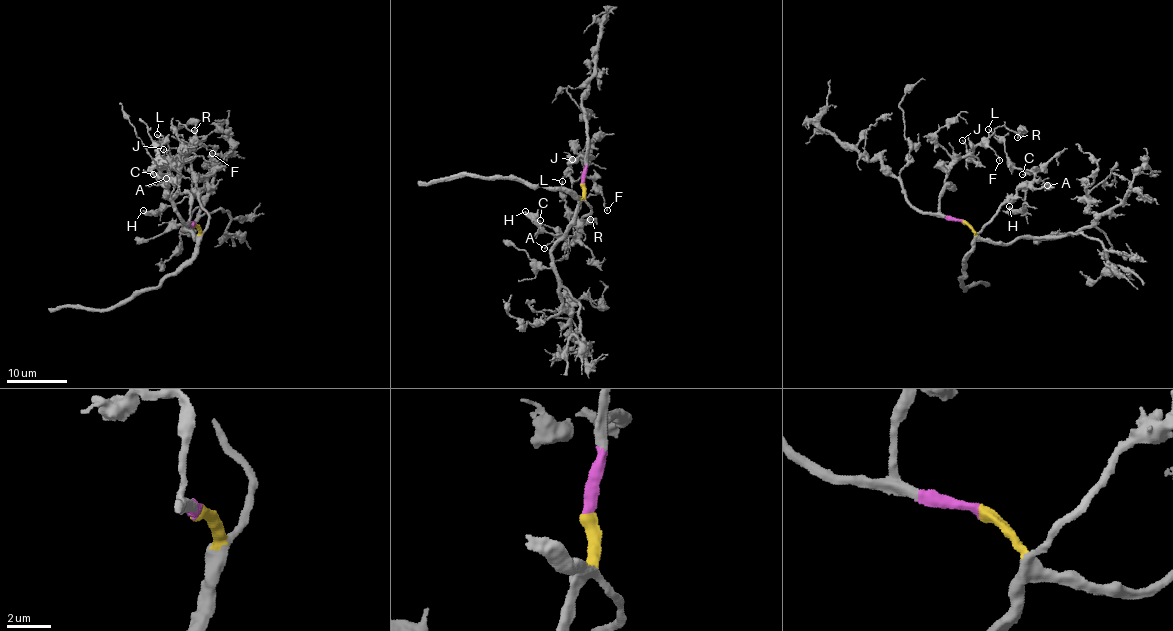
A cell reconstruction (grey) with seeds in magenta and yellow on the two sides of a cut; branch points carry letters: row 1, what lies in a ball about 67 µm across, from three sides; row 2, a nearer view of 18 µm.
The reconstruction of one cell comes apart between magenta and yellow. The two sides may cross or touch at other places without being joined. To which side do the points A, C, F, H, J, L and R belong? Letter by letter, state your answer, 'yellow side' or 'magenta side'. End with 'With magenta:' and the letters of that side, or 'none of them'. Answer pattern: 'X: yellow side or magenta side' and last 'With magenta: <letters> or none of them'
A: yellow side
C: yellow side
F: magenta side
H: yellow side
J: magenta side
L: yellow side
R: magenta side
With magenta: F, J, R

